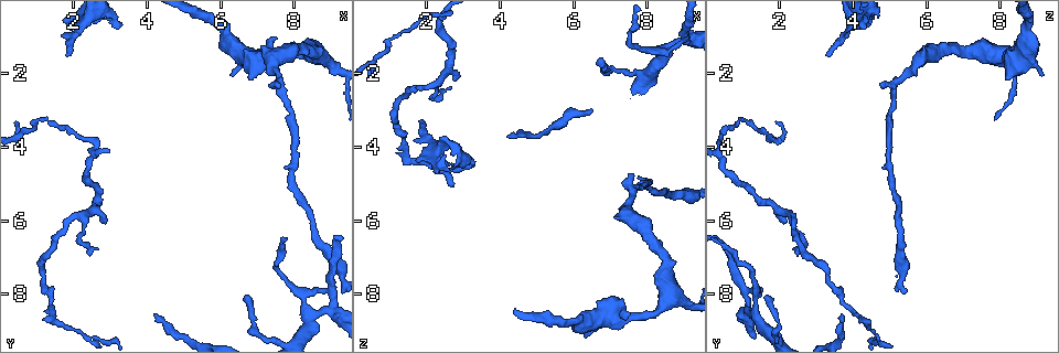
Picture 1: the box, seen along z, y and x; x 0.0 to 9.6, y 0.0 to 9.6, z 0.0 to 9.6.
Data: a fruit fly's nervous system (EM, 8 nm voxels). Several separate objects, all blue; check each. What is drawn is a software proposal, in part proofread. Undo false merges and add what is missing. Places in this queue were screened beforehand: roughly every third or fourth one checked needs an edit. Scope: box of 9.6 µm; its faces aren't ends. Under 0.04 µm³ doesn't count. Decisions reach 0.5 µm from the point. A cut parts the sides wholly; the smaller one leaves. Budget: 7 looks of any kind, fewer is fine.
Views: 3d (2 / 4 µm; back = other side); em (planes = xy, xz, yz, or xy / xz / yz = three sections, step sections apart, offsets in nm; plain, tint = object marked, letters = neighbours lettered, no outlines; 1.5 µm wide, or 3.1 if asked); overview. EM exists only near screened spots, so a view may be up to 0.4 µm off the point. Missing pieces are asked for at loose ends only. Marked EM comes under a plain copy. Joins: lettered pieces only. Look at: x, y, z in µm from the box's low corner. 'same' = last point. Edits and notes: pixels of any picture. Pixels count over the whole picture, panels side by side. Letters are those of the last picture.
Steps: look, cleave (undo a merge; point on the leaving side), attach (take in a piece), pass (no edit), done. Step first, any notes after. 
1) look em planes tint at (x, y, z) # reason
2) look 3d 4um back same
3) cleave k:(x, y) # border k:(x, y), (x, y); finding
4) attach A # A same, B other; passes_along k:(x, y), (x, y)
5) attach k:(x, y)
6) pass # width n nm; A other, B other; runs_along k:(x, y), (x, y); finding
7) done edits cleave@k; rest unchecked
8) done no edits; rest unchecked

look em planes letters at (8.80, 7.80, 1.25) # an open end

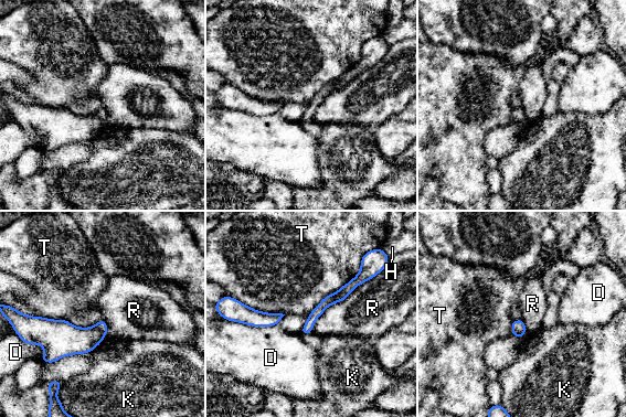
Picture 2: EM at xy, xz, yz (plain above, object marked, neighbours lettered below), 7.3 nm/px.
cleave 2:(102, 325) # D other, H other, K other, R other, T other; part_leaving 2:(380, 252), (305, 331); two neurons meet here

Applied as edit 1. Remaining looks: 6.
look overview

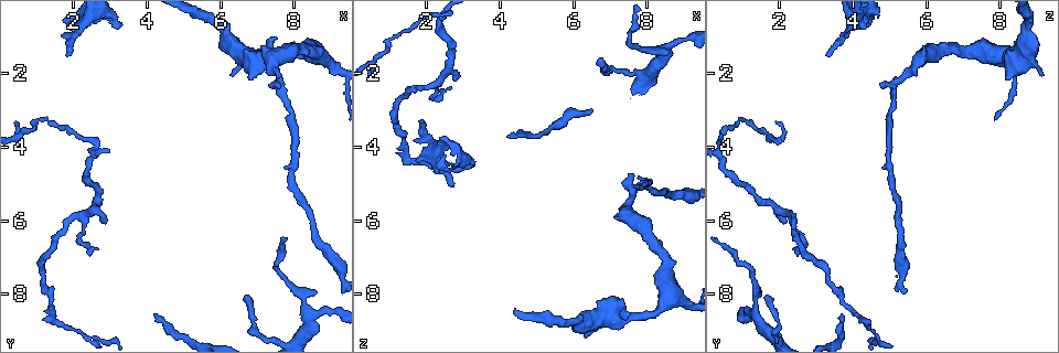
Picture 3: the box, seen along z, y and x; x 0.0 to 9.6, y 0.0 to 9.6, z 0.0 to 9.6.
look 3d 2um at (1.75, 1.40, 3.25) # branch stops here

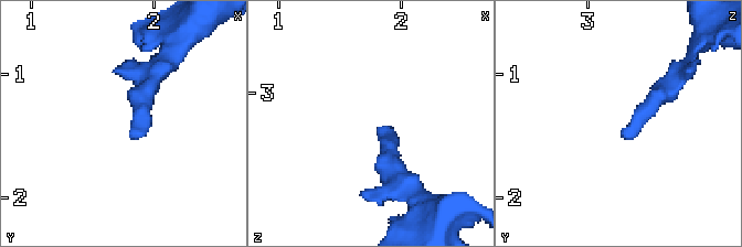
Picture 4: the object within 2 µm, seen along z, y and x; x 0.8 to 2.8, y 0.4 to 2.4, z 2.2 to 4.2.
look em planes letters at (1.80, 1.48, 3.30) # shape alone is not enough

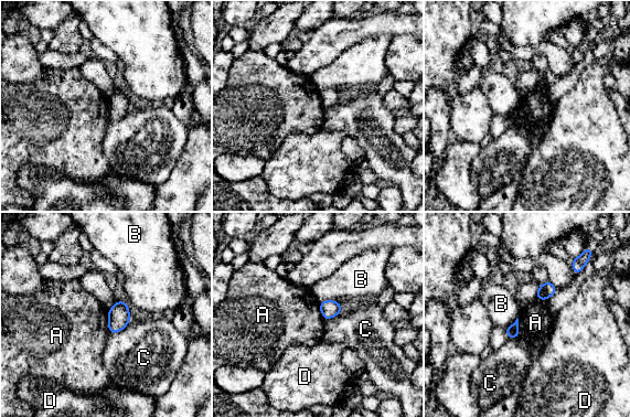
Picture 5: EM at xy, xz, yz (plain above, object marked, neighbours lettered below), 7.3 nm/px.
pass # width 90 nm; A other, B other, C other, D other; border 5:(107, 310), (109, 333); none of them fits

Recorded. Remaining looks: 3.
done edits cleave@2; rest unchecked

